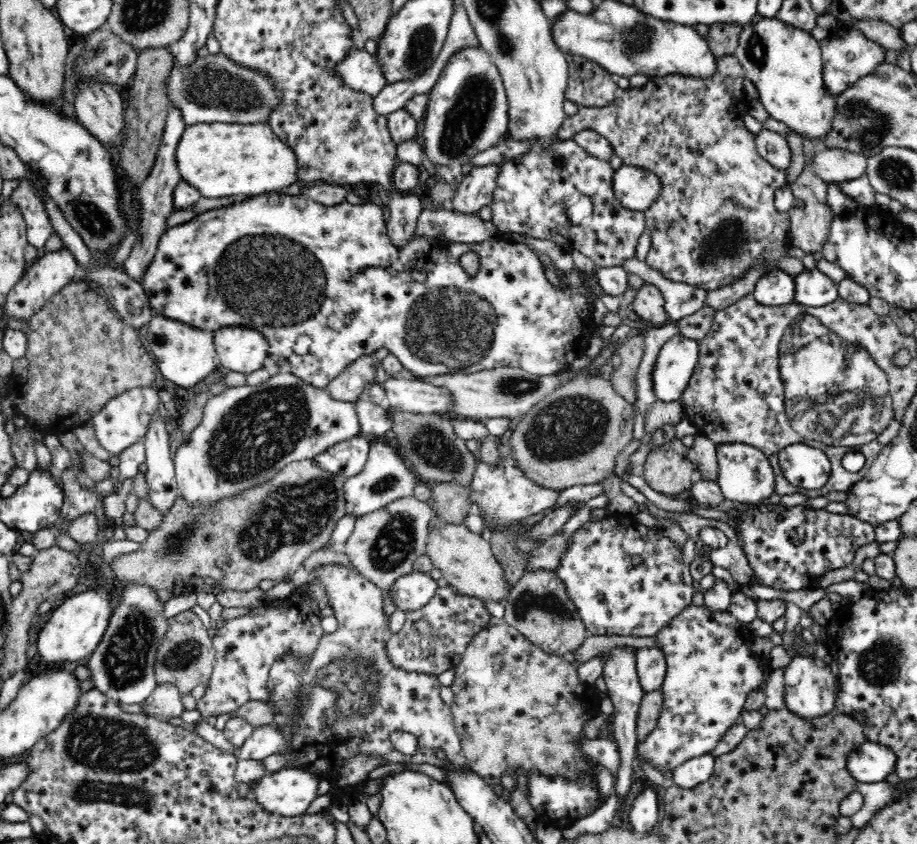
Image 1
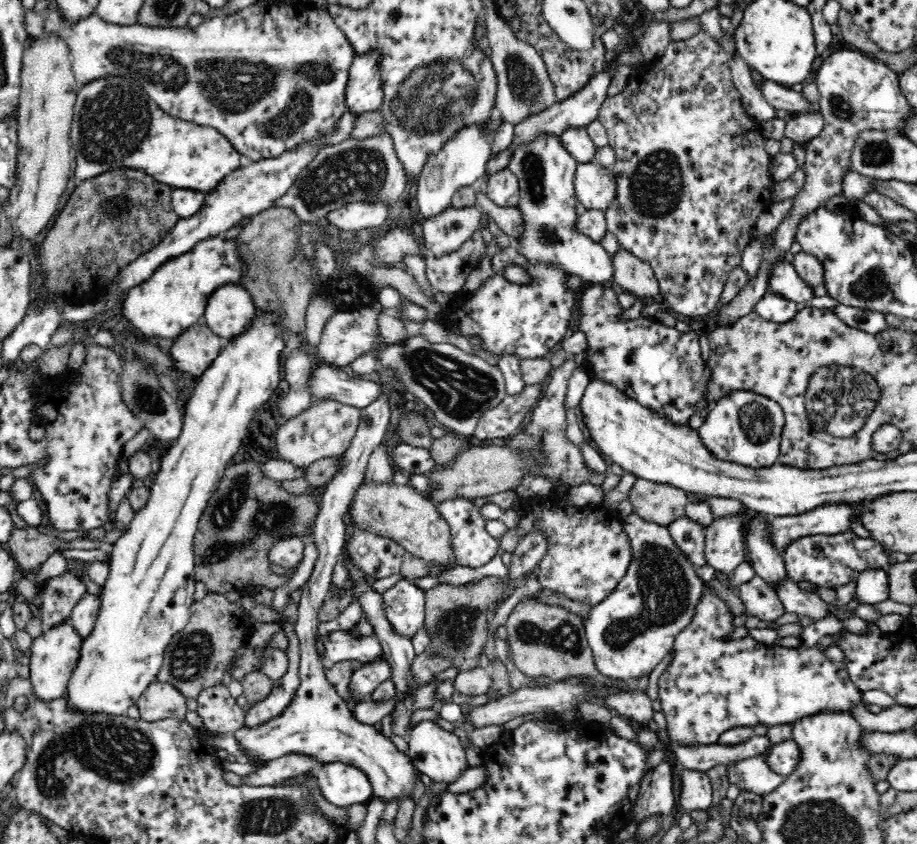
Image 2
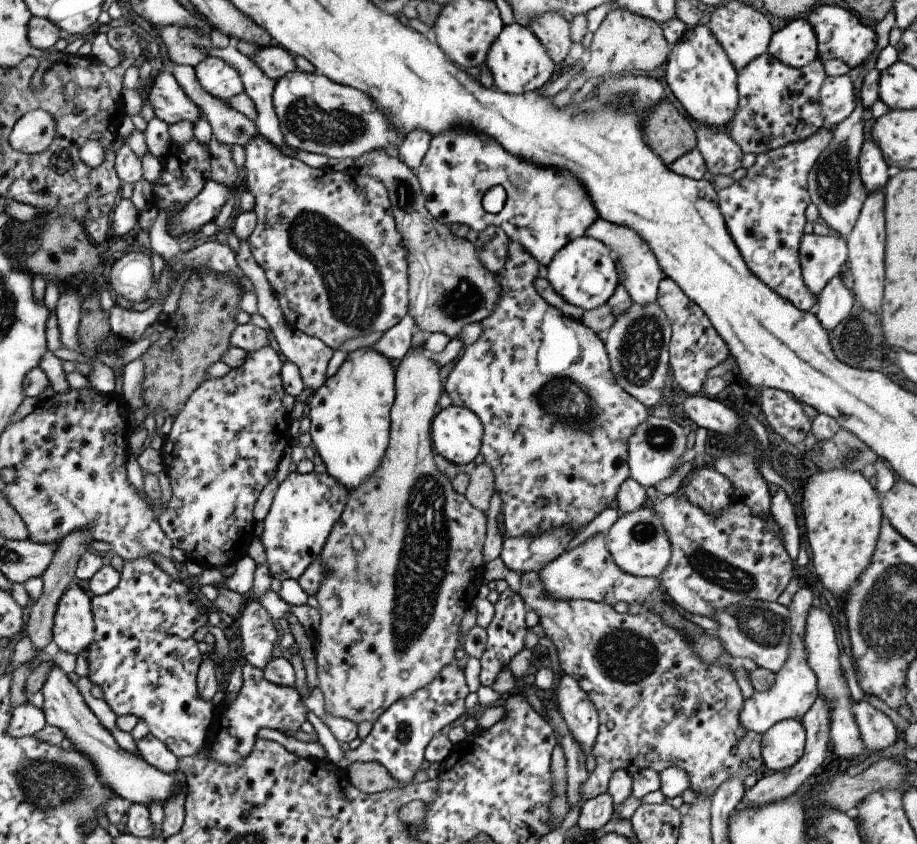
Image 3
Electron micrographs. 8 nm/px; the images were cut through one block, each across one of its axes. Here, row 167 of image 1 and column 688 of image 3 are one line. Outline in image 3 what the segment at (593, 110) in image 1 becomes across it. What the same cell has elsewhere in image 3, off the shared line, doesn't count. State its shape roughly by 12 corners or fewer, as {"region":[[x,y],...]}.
{"region":[[518,594],[599,716],[596,767],[712,798],[767,772],[740,686],[658,612]]}

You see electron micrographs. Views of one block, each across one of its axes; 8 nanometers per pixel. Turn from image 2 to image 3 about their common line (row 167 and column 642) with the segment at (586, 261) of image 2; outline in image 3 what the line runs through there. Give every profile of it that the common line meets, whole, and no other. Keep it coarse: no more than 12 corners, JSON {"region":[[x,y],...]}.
{"region":[[654,508],[619,515],[605,535],[624,572],[660,577],[672,544]]}

